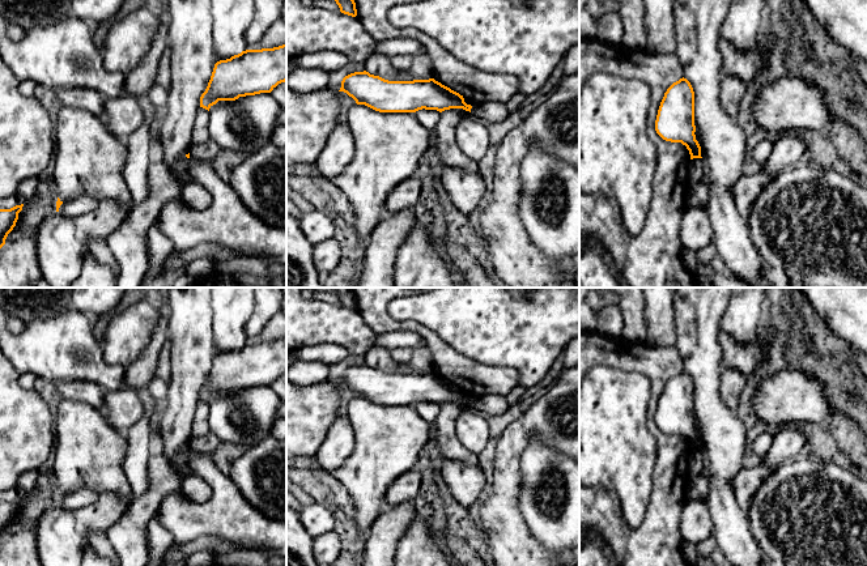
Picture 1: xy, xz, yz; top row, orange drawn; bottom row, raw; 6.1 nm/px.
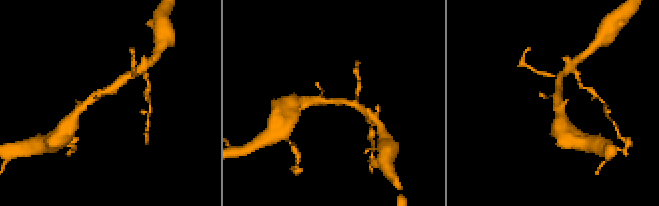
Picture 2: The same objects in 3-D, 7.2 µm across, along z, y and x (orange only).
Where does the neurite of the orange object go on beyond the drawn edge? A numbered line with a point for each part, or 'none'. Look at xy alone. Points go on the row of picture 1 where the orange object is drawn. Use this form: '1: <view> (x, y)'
none

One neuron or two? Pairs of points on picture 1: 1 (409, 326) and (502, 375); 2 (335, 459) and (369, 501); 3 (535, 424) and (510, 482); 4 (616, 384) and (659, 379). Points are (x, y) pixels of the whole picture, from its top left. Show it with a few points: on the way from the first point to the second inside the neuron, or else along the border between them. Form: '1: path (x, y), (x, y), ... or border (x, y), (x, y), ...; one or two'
1: path (433, 341), (464, 373), (479, 375); one
2: border (355, 438), (351, 455), (331, 472); two
3: path (521, 437), (510, 447), (510, 468); one
4: border (621, 370), (640, 371), (649, 381), (647, 411); two

